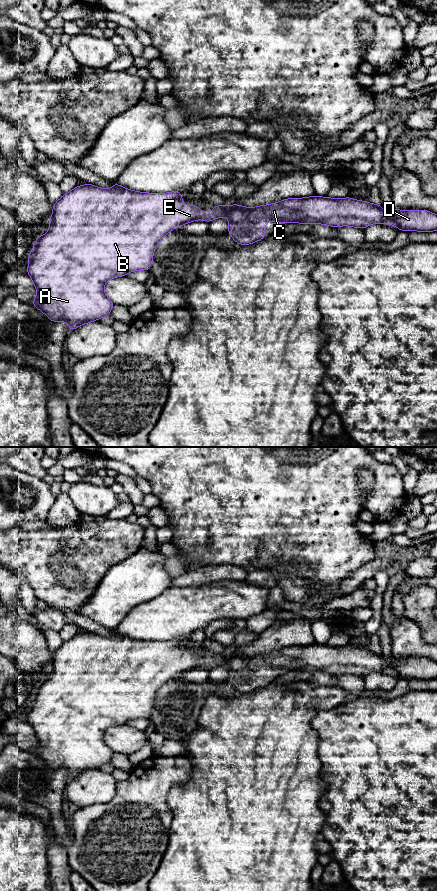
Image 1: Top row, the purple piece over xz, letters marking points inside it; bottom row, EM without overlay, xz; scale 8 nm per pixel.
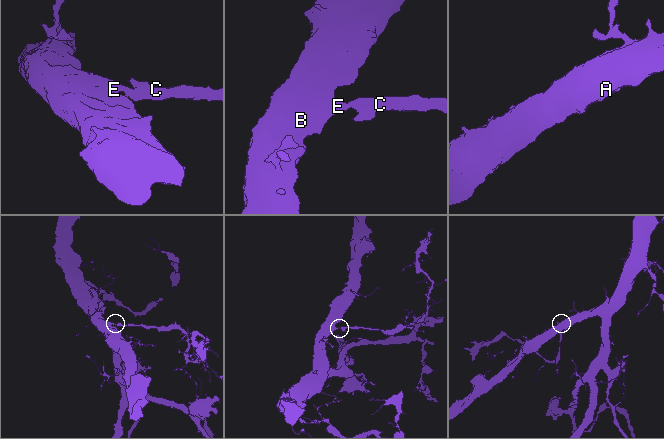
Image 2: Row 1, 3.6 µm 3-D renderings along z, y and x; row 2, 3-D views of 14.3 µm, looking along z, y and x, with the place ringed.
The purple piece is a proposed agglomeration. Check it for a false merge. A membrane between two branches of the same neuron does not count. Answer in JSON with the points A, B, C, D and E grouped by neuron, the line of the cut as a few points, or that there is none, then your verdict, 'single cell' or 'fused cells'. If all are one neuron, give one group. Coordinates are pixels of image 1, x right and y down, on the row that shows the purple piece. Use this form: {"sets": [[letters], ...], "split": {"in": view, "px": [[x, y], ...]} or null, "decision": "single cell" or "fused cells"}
{"sets": [["A", "B", "C", "D", "E"]], "split": null, "decision": "single cell"}

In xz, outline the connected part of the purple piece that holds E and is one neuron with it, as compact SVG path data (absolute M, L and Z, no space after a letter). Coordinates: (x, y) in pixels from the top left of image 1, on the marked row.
M114 181L113 187L111 189L102 189L98 186L87 183L85 185L76 186L70 192L64 193L63 196L53 205L53 211L52 211L52 215L50 218L50 222L49 222L49 226L50 226L49 231L46 234L36 238L32 251L27 258L29 261L29 265L27 267L27 274L32 278L32 281L37 290L37 296L31 304L37 309L39 309L40 311L42 311L52 322L59 322L61 320L65 321L68 324L70 331L75 330L76 328L80 327L83 324L91 323L100 318L110 316L111 309L113 306L115 306L115 304L104 294L105 283L108 280L113 279L113 278L117 278L120 276L127 276L129 272L139 271L139 270L148 271L151 267L154 250L158 242L166 234L174 230L176 227L183 226L189 222L193 222L198 219L206 221L206 222L211 222L216 218L227 217L230 222L228 226L228 233L235 240L235 242L240 245L250 245L254 242L264 239L265 238L265 225L269 220L280 222L280 223L286 223L286 224L288 223L302 223L302 224L313 224L313 225L325 224L327 226L332 226L332 227L351 226L351 227L361 228L361 229L365 229L371 224L380 223L380 224L394 225L400 231L419 231L419 232L437 231L437 214L433 214L430 211L413 210L413 209L401 211L392 206L391 214L388 215L387 213L384 212L382 205L375 205L370 202L351 199L349 196L346 198L342 198L342 199L334 199L334 198L329 198L327 196L319 197L317 195L313 195L311 197L305 197L305 198L288 198L280 202L276 202L276 203L272 203L268 205L256 206L253 208L248 208L242 205L237 205L237 204L233 204L230 206L223 204L219 206L214 205L212 212L202 212L199 209L199 206L197 205L184 206L183 205L184 199L180 196L181 192L182 191L172 191L169 193L138 192L138 191L133 191L133 190L124 188L118 185Z

